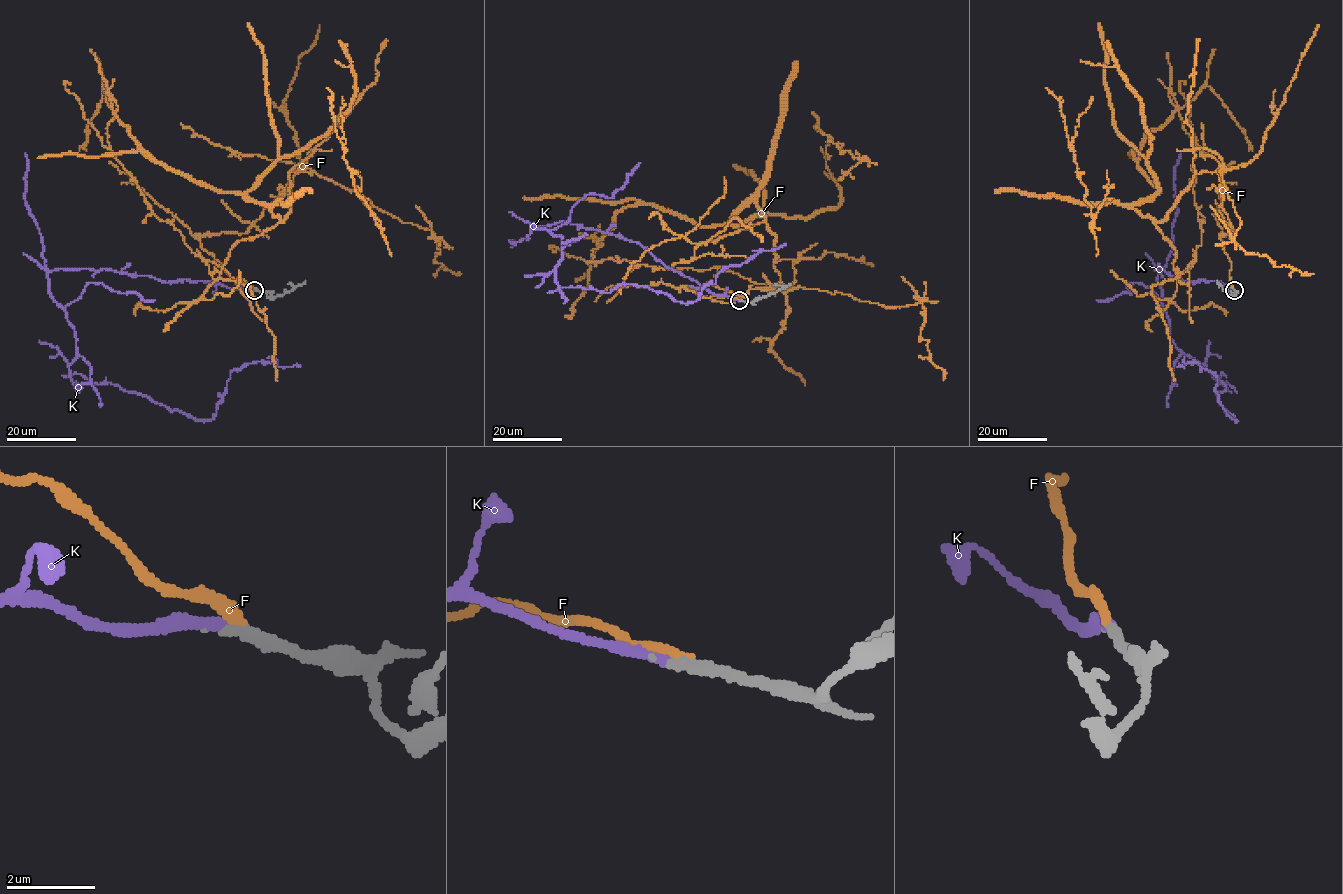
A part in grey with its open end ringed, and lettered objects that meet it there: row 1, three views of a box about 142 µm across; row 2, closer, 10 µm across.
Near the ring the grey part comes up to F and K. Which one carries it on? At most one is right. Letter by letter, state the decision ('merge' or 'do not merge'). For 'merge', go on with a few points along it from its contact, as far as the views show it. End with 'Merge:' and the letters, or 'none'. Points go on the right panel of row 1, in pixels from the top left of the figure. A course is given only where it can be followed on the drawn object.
F: do not merge
K: merge; course (1234, 290), (1154, 269), (1171, 340), (1223, 375), (1218, 402), (1236, 420), (1216, 376), (1196, 361), (1176, 366)
Merge: K

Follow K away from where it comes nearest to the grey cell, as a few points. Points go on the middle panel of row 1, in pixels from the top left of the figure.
K: (741, 300), (636, 242), (532, 223), (561, 237), (558, 289), (634, 284), (682, 302), (785, 243)

